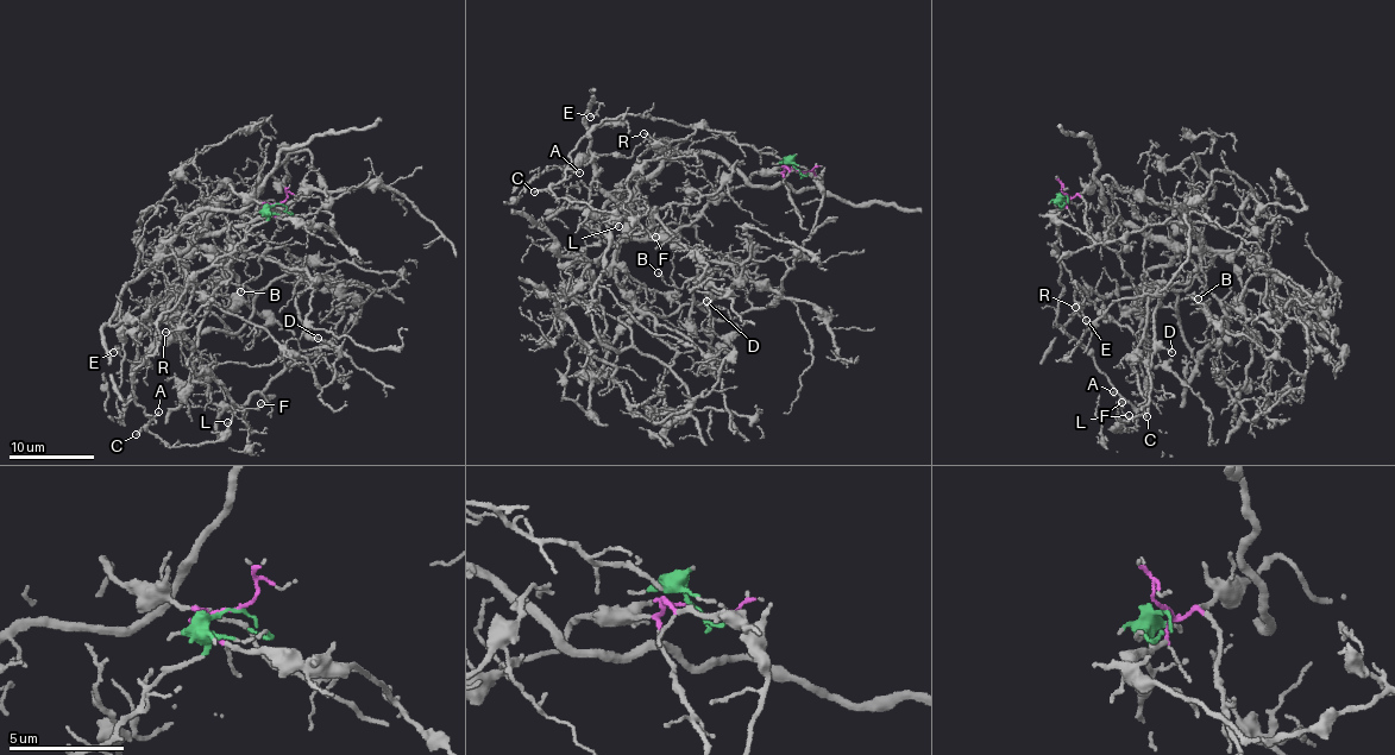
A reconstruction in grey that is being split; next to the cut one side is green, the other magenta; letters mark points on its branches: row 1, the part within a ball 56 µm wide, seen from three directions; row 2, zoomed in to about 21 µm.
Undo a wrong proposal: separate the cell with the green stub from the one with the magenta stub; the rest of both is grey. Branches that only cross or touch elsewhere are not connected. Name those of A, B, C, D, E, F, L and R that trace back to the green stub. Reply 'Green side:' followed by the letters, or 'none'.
Green side: A, C, F, L, R

